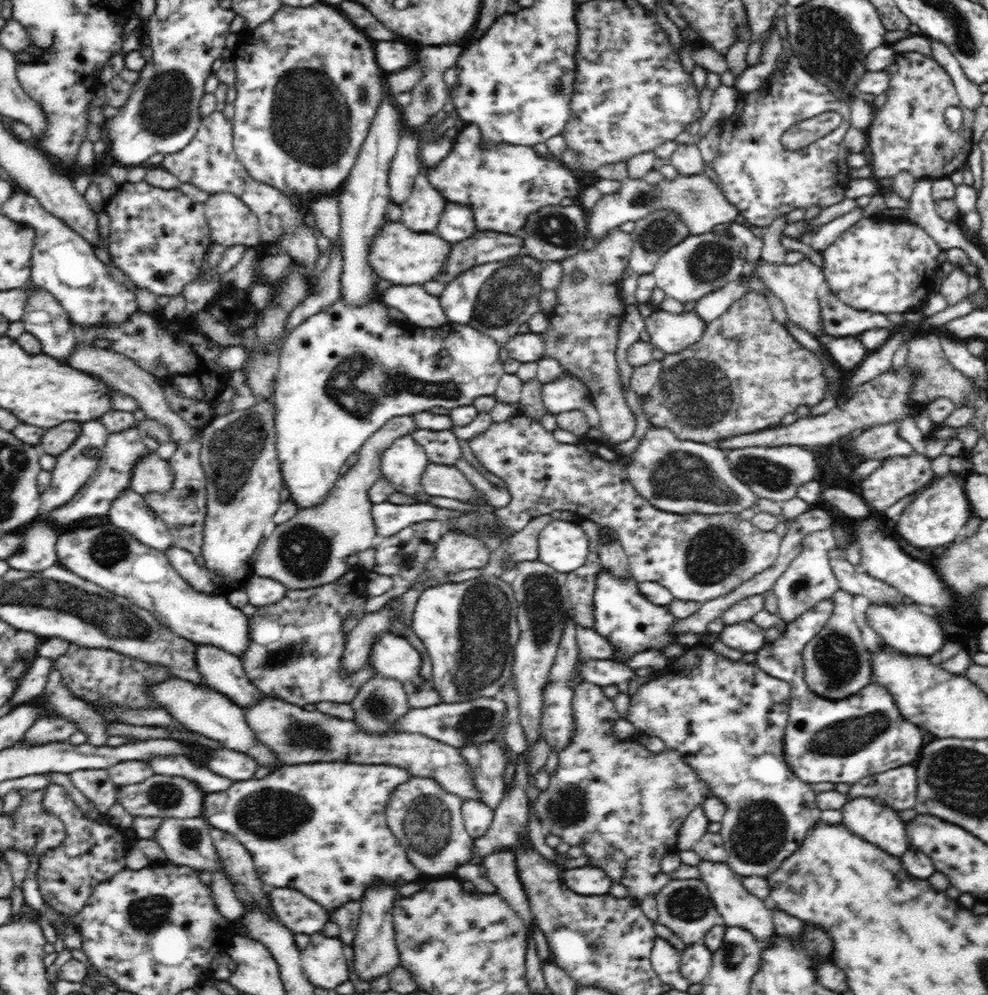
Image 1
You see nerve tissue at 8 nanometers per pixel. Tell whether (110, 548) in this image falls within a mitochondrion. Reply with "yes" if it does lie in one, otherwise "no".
yes

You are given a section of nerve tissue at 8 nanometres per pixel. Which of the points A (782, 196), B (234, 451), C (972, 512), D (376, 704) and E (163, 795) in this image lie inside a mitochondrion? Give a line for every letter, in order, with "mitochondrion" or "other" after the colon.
A: other
B: mitochondrion
C: other
D: mitochondrion
E: mitochondrion

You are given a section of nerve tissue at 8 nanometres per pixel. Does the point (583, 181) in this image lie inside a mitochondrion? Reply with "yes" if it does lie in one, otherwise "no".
no

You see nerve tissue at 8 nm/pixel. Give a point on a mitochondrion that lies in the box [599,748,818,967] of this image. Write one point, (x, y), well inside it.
(760, 832)

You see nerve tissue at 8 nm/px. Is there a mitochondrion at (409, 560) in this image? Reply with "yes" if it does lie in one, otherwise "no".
yes

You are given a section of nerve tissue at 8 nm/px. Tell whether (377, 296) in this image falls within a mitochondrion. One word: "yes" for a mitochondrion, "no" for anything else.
no

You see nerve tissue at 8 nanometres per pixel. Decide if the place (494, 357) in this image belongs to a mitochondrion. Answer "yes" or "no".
no

